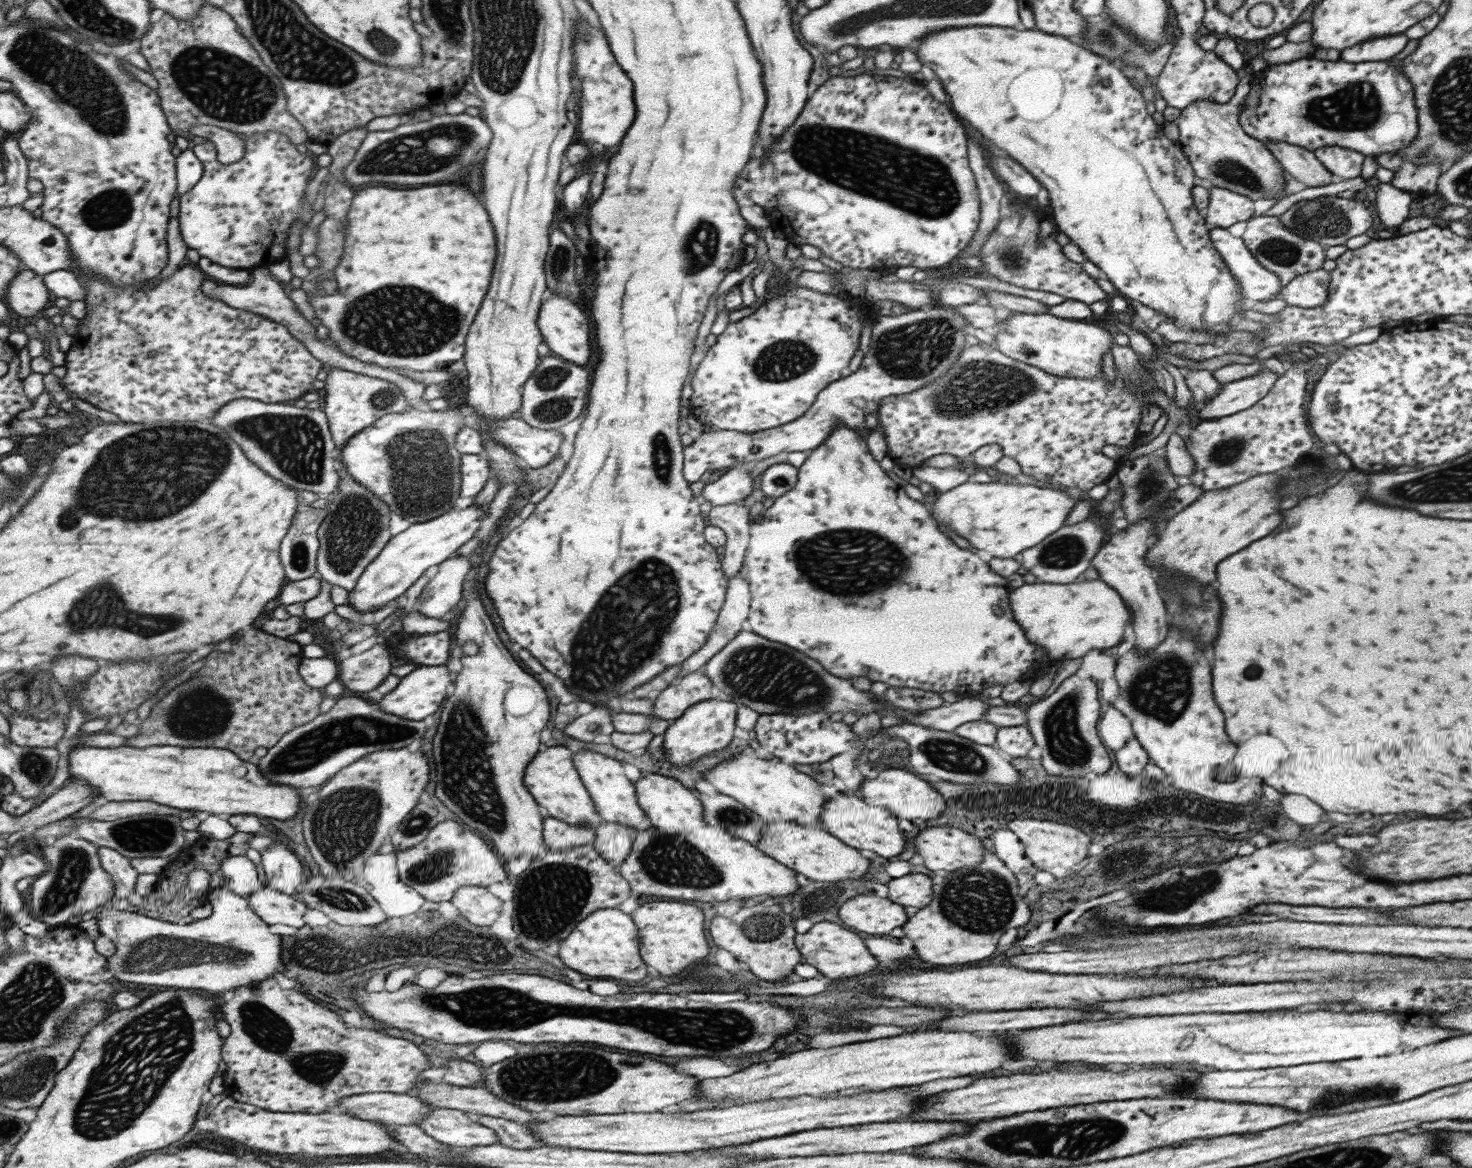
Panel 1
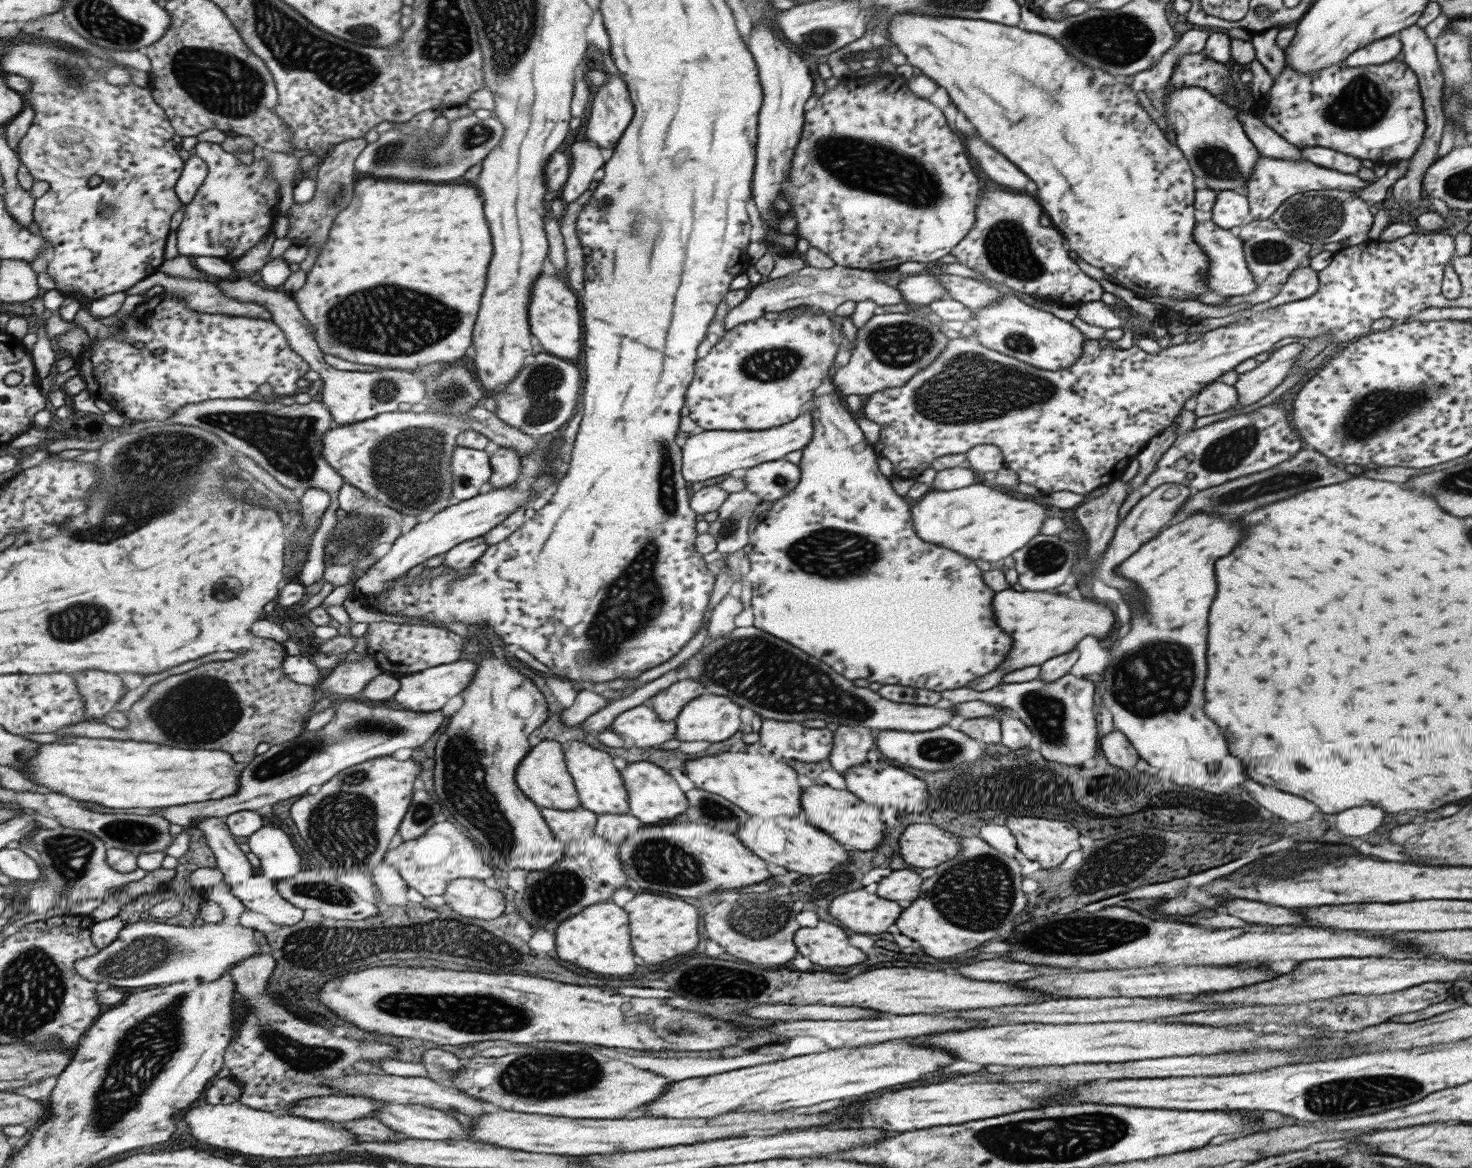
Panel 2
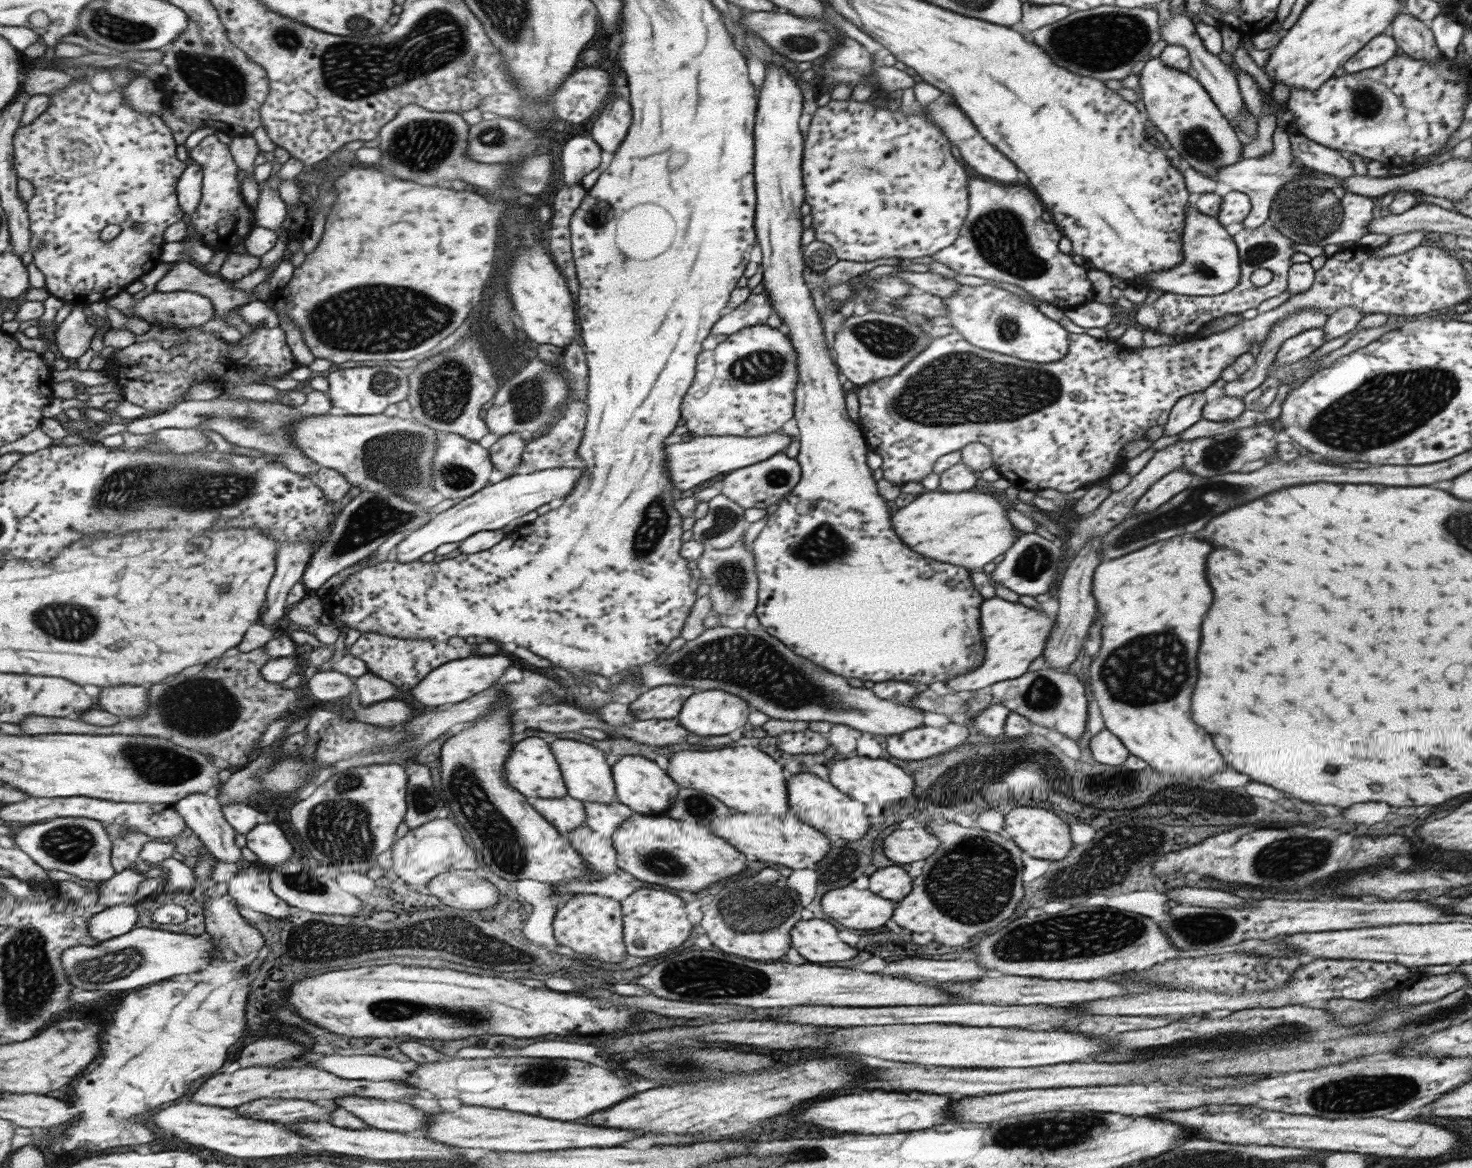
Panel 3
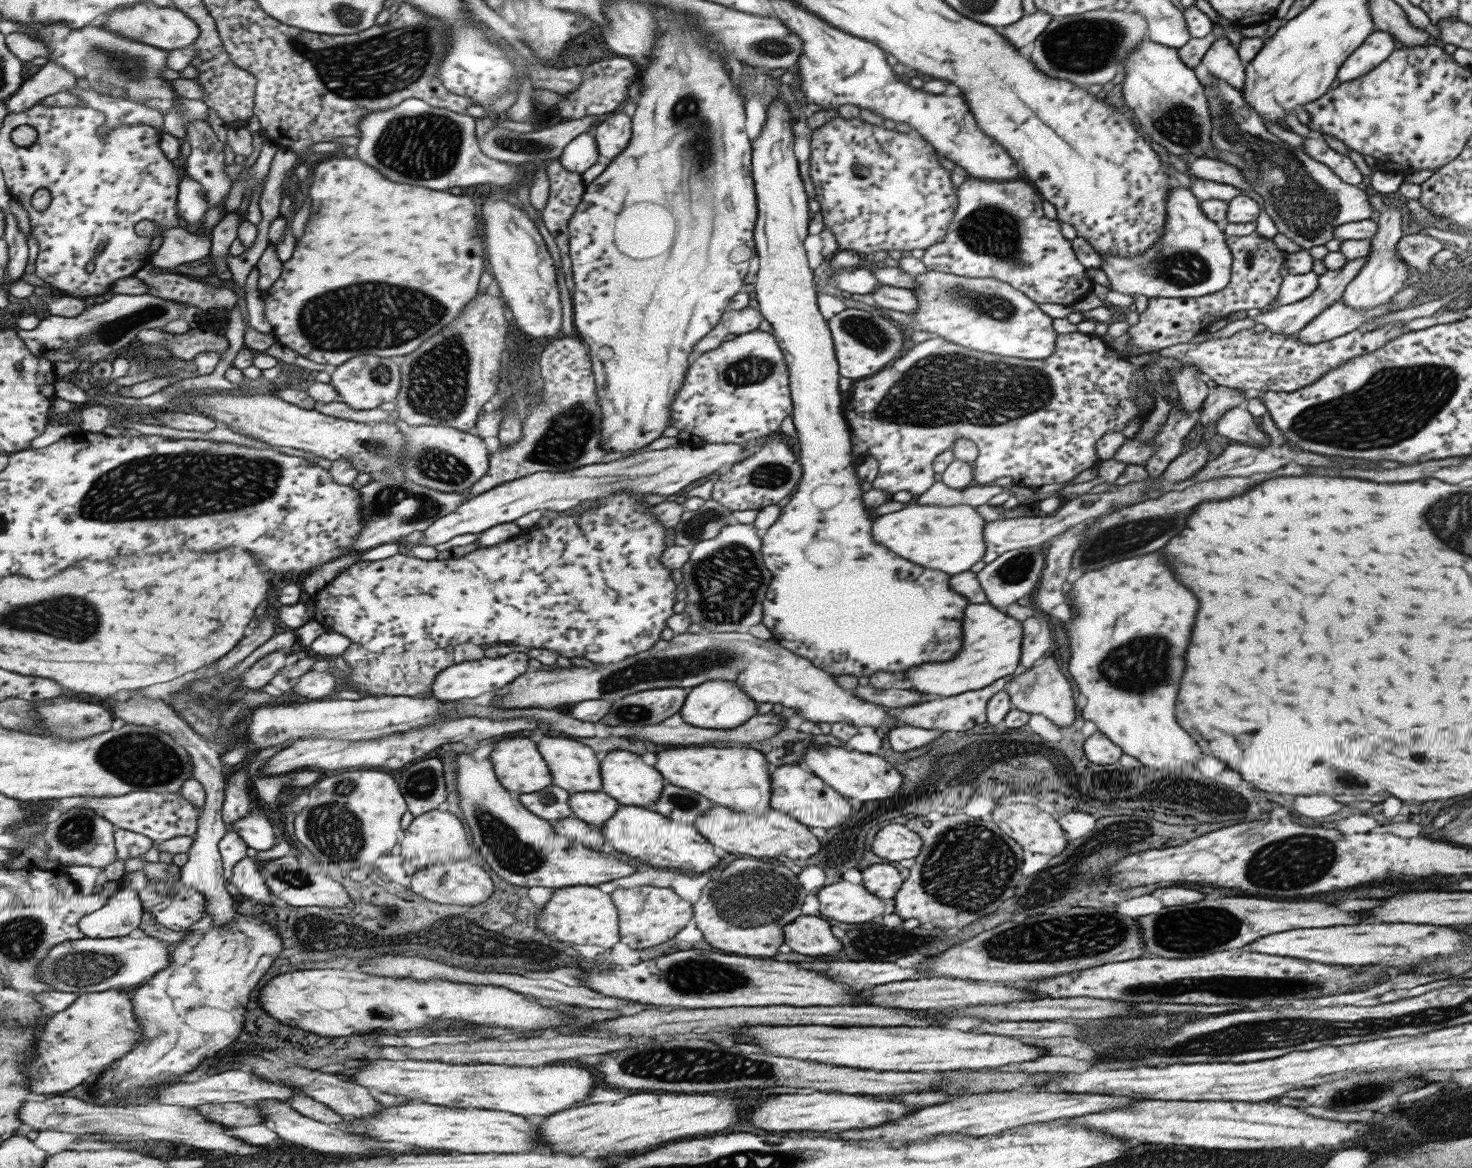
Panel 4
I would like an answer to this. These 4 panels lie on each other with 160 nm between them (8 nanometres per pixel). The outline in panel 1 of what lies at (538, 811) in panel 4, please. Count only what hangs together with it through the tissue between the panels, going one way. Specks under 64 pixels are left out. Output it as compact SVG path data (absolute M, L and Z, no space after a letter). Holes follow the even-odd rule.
M544 816L542 837L549 850L564 851L593 843L594 830L591 825L568 825L557 818Z

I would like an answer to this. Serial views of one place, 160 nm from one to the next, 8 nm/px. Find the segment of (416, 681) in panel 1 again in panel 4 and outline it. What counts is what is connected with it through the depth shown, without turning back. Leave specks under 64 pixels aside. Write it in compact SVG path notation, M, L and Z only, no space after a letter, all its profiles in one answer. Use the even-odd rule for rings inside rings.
M511 652L499 658L487 658L483 656L479 660L469 660L469 662L453 664L453 666L447 667L446 670L436 675L430 696L435 697L437 700L453 702L455 700L461 700L461 696L473 698L473 696L479 696L481 692L491 692L495 688L503 688L513 678L517 678L519 674L523 674L529 670L527 668L527 660L527 653Z

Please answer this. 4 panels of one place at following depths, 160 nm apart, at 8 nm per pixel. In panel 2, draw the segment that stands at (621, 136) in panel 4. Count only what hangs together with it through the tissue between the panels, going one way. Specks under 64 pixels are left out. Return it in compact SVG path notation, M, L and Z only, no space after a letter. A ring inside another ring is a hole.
M605 73L607 81L591 96L585 136L595 146L613 149L632 119L633 107L622 79Z

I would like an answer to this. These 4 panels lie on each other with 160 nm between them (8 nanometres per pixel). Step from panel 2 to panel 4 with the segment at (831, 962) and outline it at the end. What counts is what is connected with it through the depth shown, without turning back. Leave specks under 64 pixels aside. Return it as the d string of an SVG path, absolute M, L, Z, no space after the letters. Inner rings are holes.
M799 916L783 926L783 942L792 952L805 956L829 956L840 950L839 942L829 932L829 924L815 916Z

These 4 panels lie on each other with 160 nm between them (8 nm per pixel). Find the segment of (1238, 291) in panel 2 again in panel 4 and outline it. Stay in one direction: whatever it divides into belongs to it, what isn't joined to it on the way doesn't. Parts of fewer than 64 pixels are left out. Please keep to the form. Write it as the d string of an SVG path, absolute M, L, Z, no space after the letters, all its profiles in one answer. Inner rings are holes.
M1171 187L1166 199L1166 223L1161 236L1151 245L1149 250L1137 253L1135 258L1119 258L1119 256L1100 256L1101 268L1109 281L1109 290L1121 294L1139 294L1145 298L1161 297L1165 299L1195 298L1217 292L1227 286L1230 280L1231 251L1227 249L1221 225L1209 220L1200 209L1199 201L1186 188Z

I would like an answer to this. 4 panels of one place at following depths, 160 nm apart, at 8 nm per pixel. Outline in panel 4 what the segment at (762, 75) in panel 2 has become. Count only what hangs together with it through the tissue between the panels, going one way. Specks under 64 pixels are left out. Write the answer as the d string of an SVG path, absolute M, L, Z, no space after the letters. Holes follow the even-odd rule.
M773 98L766 109L763 128L751 142L750 163L757 207L752 231L759 261L753 286L759 313L771 325L771 334L781 349L788 370L792 402L789 415L794 424L795 448L802 473L788 504L781 508L776 521L760 533L762 559L771 573L771 582L762 602L761 623L769 628L779 646L811 660L811 664L829 674L869 676L877 670L897 672L923 662L943 662L954 657L960 649L960 620L969 602L962 594L950 589L949 574L915 566L915 563L871 542L871 514L859 500L862 494L857 484L854 458L850 455L850 432L840 409L843 400L838 390L840 374L832 338L815 305L812 270L808 268L804 252L811 213L793 155L793 140L787 107L778 98Z

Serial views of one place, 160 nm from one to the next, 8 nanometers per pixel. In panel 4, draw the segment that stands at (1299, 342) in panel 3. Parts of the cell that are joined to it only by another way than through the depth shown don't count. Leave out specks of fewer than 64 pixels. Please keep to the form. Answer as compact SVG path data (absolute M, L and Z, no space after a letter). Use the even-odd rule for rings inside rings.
M1339 297L1323 312L1319 312L1309 324L1300 328L1295 336L1302 343L1317 344L1325 342L1343 336L1355 330L1359 325L1369 323L1377 317L1386 315L1389 307L1390 304L1387 302L1374 306L1371 310L1359 312L1359 310L1353 310L1350 306L1344 305L1343 299Z

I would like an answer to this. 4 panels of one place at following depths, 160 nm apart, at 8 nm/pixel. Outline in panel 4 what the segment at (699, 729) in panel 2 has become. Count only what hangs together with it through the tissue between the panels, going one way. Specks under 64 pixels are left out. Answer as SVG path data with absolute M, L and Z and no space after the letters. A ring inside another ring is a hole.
M704 680L691 687L678 712L685 723L711 730L731 730L757 715L756 702L742 688L728 680Z

